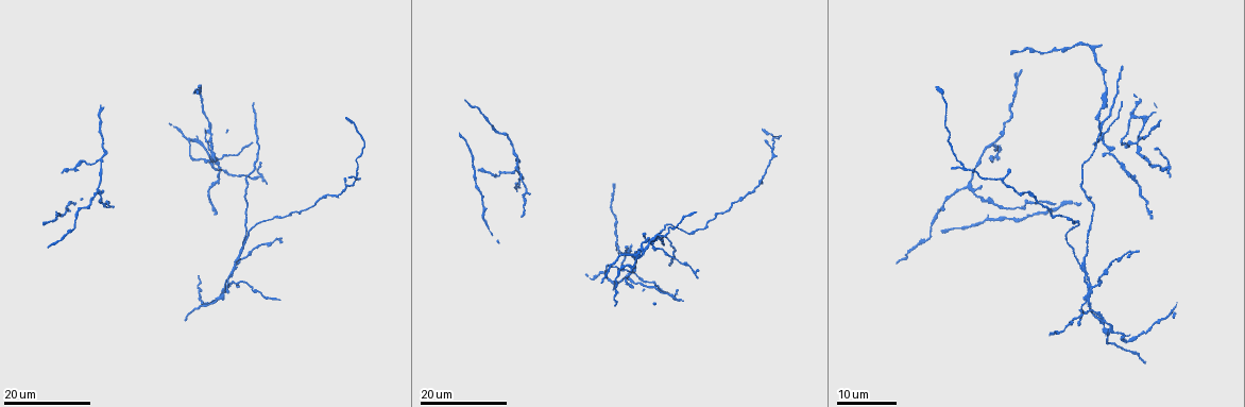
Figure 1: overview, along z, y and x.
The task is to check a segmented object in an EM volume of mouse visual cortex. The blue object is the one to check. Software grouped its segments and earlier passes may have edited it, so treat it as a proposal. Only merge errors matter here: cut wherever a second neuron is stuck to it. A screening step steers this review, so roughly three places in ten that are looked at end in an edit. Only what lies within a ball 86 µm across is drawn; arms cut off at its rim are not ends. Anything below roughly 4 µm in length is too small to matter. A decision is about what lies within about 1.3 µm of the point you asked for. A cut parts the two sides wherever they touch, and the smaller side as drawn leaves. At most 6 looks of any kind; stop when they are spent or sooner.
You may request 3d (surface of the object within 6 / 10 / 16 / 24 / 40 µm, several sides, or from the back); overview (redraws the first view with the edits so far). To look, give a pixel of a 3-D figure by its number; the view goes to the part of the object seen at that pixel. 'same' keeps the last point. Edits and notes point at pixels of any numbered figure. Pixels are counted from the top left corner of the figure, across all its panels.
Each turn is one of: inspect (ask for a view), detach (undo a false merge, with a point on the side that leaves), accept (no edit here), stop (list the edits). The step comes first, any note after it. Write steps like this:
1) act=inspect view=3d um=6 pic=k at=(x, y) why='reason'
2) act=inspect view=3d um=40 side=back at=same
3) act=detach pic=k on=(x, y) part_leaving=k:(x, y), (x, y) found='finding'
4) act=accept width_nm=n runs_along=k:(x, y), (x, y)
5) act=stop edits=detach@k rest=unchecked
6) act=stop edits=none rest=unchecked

act=inspect view=3d um=24 pic=1 at=(1104, 132) why='three-way junction'

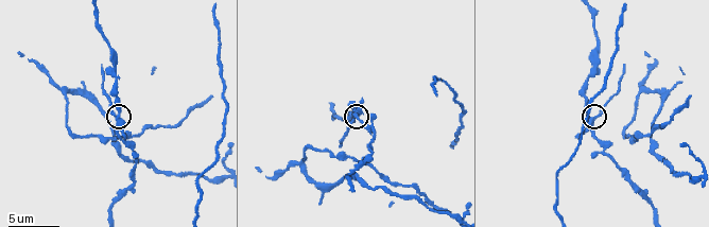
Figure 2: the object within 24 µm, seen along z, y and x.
act=inspect view=3d um=6 pic=2 at=(593, 121)

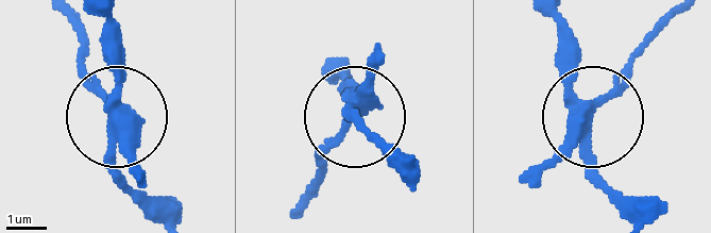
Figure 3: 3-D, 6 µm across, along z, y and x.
act=accept arms=3 found='continuous, no second neuron'

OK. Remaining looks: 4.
act=inspect view=3d um=24 pic=1 at=(992, 144)

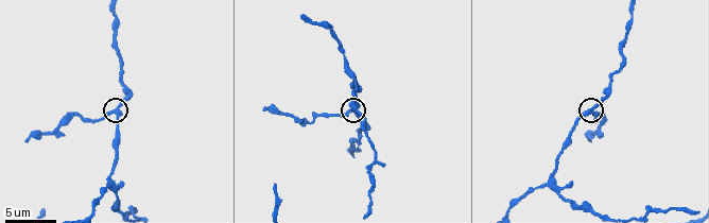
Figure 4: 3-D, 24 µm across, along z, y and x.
act=inspect view=3d um=10 pic=4 at=(113, 111)

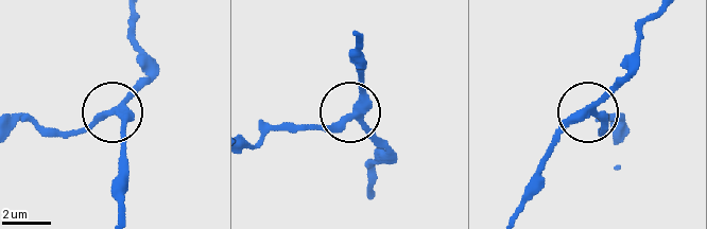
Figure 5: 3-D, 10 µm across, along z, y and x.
act=accept arms=4 found='one neuron here'

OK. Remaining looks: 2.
act=inspect view=3d um=10 pic=4 at=(374, 161)

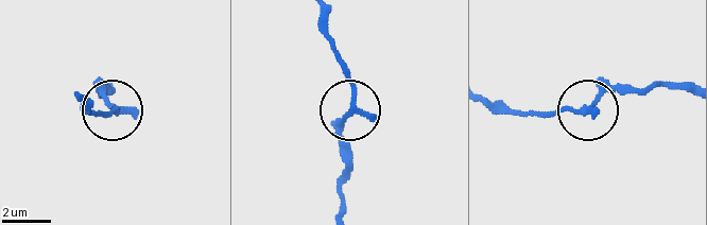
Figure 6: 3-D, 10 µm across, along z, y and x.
act=accept width_nm=190 runs_along=6:(323, 13), (354, 92), (341, 135), (343, 170) found='all the same neuron'

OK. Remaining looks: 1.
act=stop edits=none rest=unchecked

